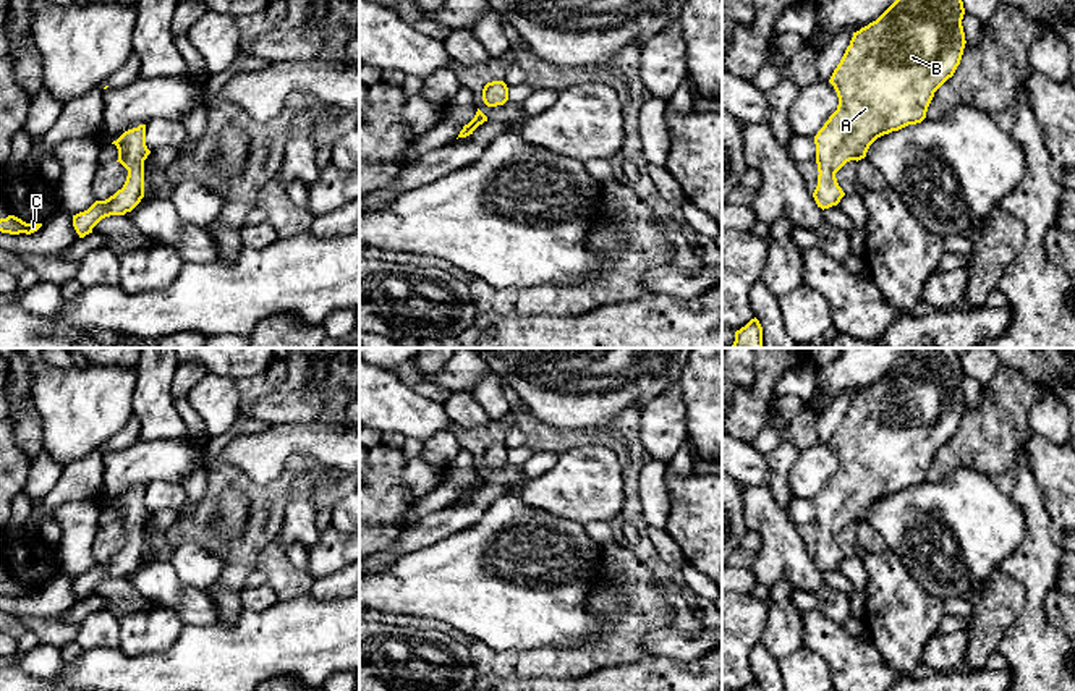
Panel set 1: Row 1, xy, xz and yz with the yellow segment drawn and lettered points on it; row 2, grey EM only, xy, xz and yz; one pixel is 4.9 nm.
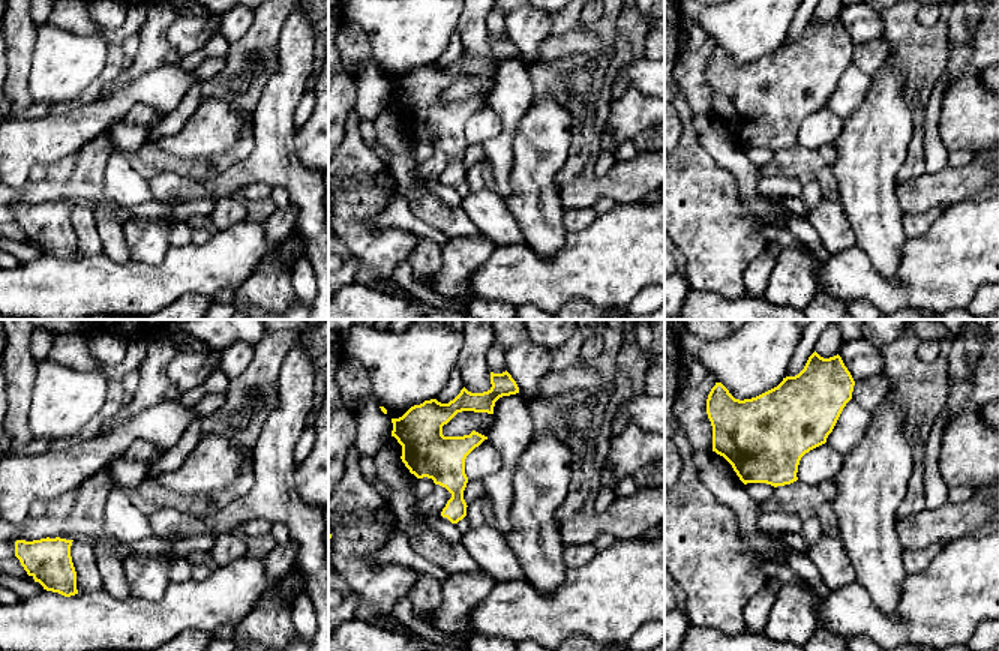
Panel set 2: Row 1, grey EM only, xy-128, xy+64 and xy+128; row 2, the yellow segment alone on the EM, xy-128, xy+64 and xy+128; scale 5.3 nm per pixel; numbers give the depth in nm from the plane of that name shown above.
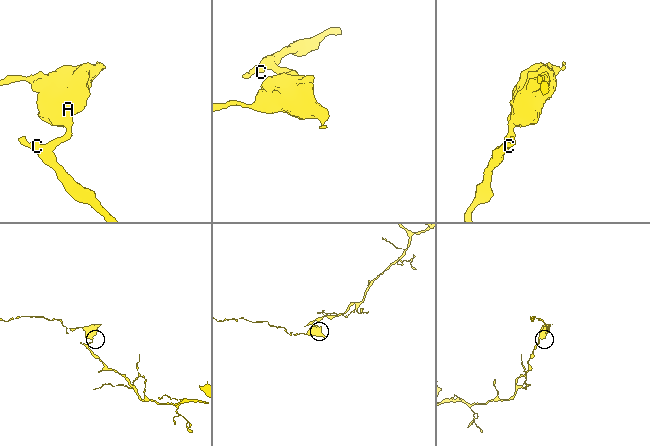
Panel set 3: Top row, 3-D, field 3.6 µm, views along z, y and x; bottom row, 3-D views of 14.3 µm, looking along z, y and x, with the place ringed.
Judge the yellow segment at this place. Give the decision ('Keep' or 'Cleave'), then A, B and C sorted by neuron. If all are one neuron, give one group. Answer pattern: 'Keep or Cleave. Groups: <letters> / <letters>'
Cleave. Groups: A B / C

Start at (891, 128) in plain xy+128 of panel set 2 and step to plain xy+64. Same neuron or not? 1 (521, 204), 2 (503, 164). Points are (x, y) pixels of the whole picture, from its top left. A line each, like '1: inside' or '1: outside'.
1: inside
2: outside

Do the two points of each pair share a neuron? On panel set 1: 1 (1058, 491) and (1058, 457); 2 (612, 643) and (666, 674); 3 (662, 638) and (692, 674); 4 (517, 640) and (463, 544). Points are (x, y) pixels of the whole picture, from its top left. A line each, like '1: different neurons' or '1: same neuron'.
1: same neuron
2: different neurons
3: different neurons
4: same neuron

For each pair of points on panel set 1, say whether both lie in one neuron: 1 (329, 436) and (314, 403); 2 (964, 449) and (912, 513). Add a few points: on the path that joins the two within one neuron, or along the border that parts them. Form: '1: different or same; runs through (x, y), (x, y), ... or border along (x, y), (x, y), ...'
1: different; border along (314, 419), (277, 426)
2: different; border along (973, 468), (954, 468), (933, 483), (926, 481)

